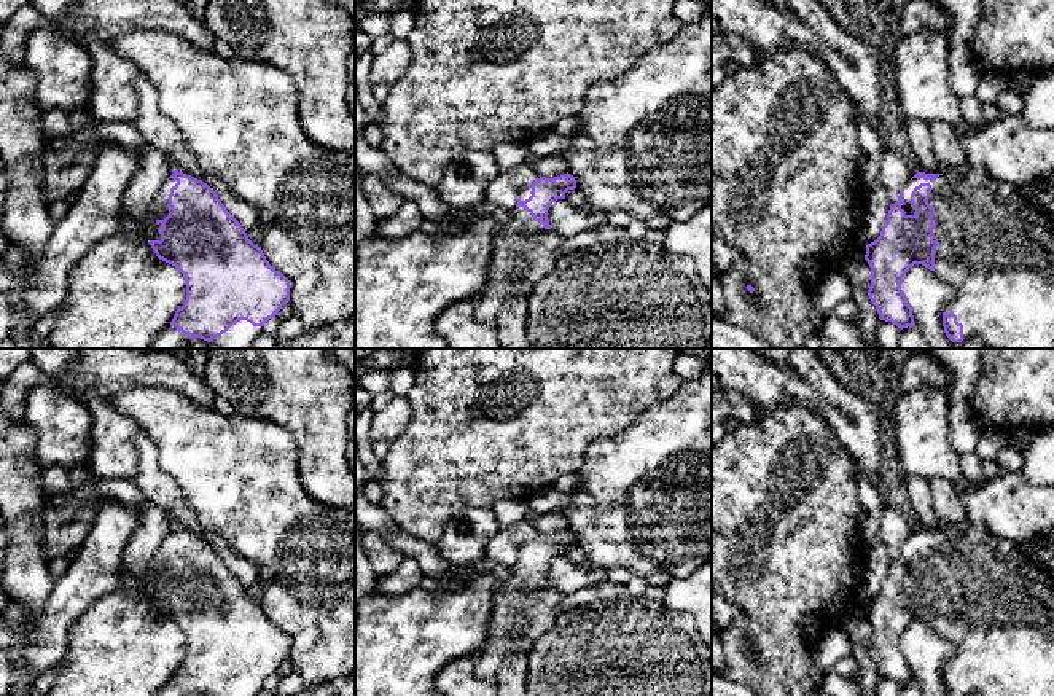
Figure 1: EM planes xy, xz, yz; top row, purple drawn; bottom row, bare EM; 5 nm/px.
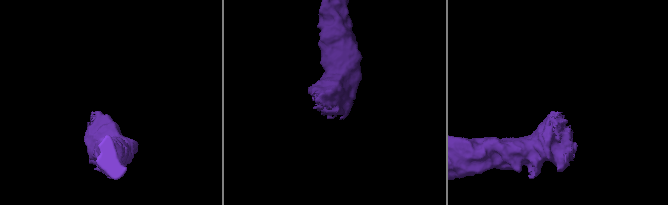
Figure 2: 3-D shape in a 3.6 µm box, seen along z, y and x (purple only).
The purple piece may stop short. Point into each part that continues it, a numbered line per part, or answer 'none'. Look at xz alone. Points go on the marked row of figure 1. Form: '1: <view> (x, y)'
1: xz (523, 252)

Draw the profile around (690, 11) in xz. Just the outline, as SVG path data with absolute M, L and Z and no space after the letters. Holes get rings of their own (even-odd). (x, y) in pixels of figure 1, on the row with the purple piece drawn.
M677 0L673 3L673 14L683 24L696 24L704 18L705 5L701 0Z

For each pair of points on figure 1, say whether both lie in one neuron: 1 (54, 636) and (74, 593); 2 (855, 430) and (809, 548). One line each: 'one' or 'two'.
1: one
2: two

